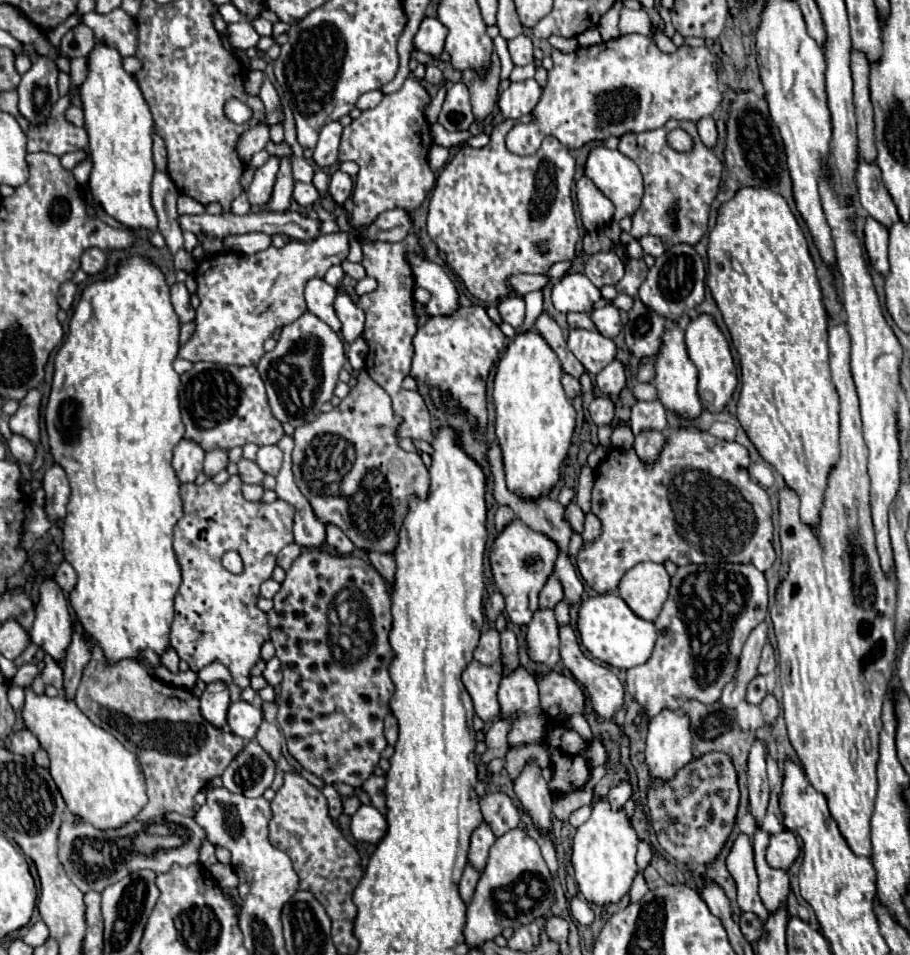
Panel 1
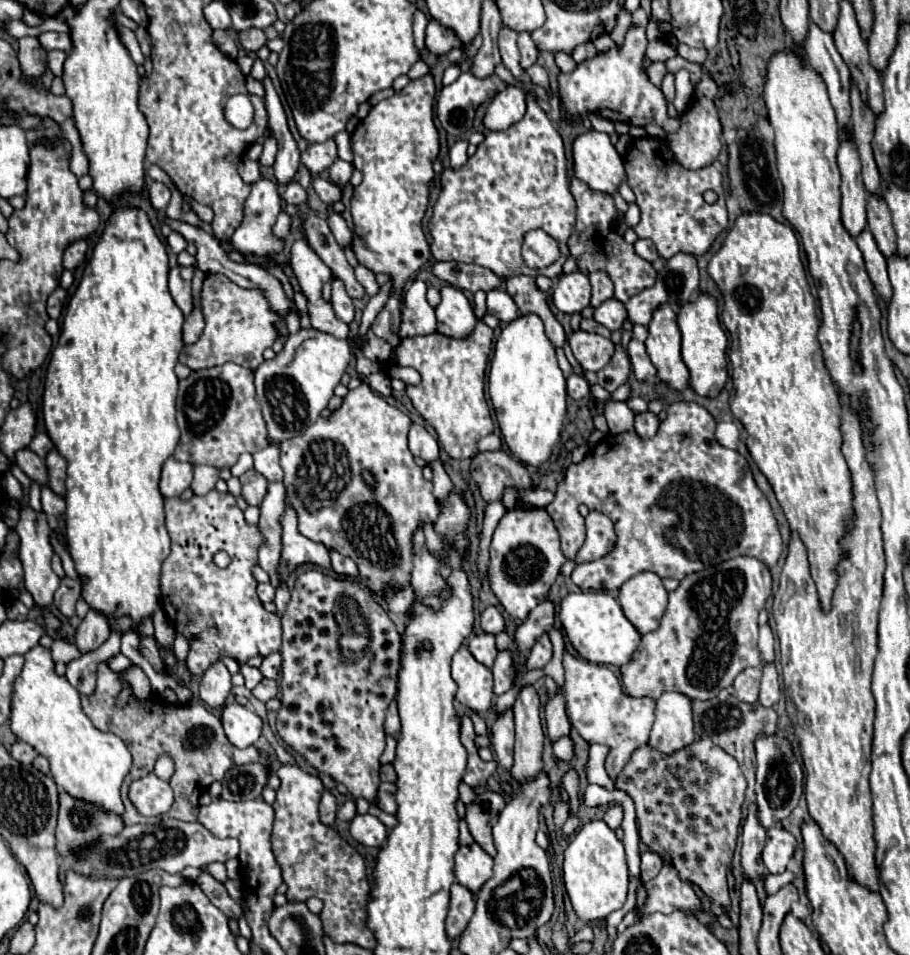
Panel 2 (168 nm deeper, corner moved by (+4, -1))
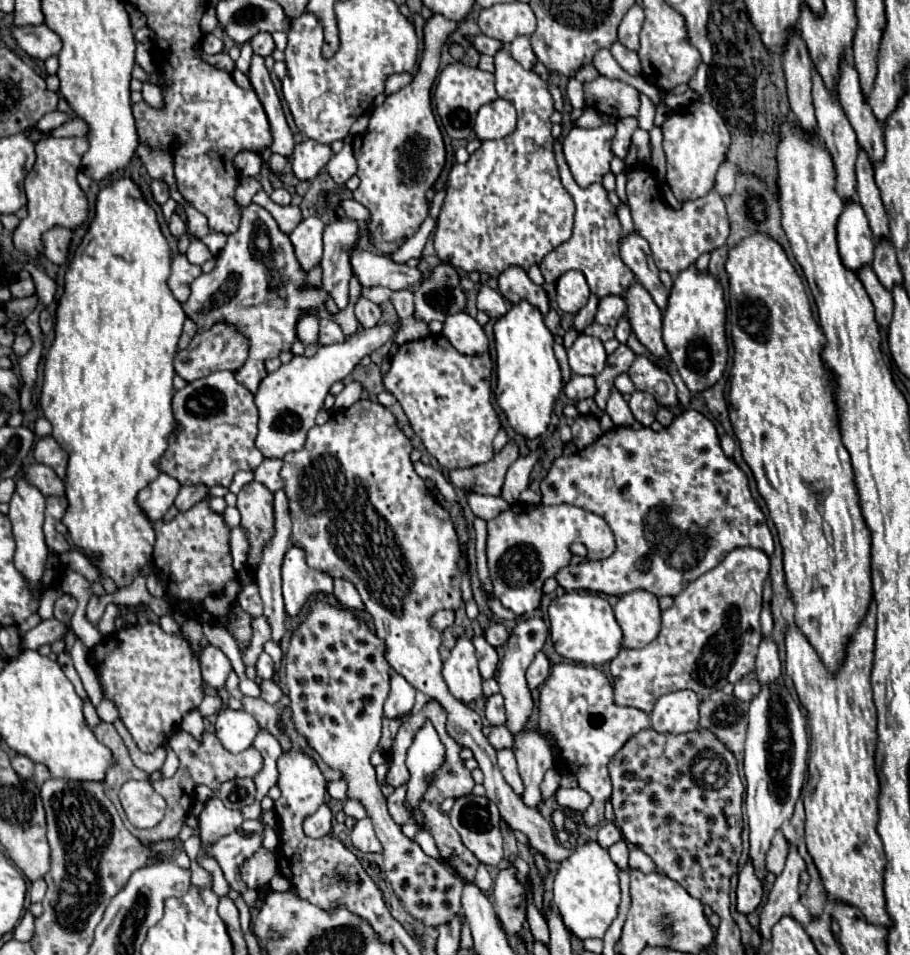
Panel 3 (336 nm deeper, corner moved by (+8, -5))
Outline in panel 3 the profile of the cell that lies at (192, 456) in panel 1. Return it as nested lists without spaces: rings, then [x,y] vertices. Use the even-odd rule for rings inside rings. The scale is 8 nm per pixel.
[[[160,473],[146,489],[138,493],[138,503],[150,521],[158,521],[164,517],[168,507],[174,503],[180,487],[182,485],[174,477]]]

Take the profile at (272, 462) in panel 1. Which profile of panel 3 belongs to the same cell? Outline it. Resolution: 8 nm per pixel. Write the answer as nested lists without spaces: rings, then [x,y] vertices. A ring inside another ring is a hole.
[[[264,459],[262,465],[254,469],[254,479],[274,493],[284,487],[284,481],[280,479],[280,467],[282,459]]]

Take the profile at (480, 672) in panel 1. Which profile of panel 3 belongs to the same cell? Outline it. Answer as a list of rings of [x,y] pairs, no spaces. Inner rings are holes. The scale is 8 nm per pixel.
[[[458,639],[456,647],[450,651],[450,657],[444,661],[442,677],[458,701],[470,705],[482,697],[482,677],[478,673],[472,641]]]

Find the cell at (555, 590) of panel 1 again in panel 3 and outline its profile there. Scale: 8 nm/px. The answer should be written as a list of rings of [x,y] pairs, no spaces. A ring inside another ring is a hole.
[[[530,617],[530,619],[524,619],[520,621],[512,633],[510,633],[510,639],[506,643],[506,651],[504,651],[504,657],[500,661],[500,667],[498,667],[498,683],[500,683],[500,693],[504,695],[504,703],[506,703],[506,727],[518,735],[520,731],[526,729],[528,725],[528,719],[532,715],[532,709],[534,709],[534,701],[532,701],[532,693],[528,689],[528,683],[526,683],[526,669],[528,665],[532,663],[534,655],[544,647],[546,643],[546,637],[548,637],[548,627],[544,623],[542,617]]]

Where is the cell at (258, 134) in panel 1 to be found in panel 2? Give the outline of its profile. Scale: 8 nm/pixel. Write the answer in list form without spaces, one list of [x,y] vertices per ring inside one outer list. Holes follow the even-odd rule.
[[[244,157],[242,163],[240,163],[240,175],[242,175],[242,179],[244,179],[248,185],[256,183],[256,181],[262,177],[260,165],[258,165],[256,161],[250,161],[248,157]]]

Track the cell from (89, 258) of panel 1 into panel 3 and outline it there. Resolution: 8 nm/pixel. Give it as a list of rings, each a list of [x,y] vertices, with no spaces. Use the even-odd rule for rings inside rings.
[[[54,227],[54,229],[46,231],[46,233],[42,235],[42,239],[44,239],[46,259],[52,261],[54,265],[66,263],[68,251],[70,251],[72,231],[70,231],[70,229],[62,229],[62,227]]]

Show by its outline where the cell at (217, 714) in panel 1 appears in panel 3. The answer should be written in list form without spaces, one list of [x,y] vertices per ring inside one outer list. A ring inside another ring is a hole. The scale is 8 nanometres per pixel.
[[[212,645],[204,647],[200,655],[200,667],[202,667],[202,679],[212,691],[218,691],[224,687],[226,677],[232,669],[228,657],[218,647],[212,647]]]

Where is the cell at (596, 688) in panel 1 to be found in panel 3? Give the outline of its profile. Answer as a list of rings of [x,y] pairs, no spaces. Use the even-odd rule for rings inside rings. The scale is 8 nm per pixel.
[[[558,663],[552,667],[548,681],[540,693],[540,729],[550,733],[560,747],[560,773],[568,771],[578,777],[578,785],[592,795],[592,805],[584,811],[584,823],[588,827],[604,821],[604,801],[610,799],[610,775],[608,761],[624,747],[630,735],[650,729],[650,717],[636,707],[618,707],[614,703],[614,691],[606,675],[580,663]]]

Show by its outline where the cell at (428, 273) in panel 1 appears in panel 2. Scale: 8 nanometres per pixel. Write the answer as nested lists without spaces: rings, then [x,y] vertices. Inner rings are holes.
[[[444,287],[440,295],[442,295],[442,303],[436,309],[438,333],[454,339],[464,339],[472,335],[478,317],[466,295],[456,287]]]

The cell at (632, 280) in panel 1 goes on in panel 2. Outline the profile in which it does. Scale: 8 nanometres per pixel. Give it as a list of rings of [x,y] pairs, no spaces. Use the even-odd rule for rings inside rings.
[[[576,177],[570,179],[570,191],[578,203],[578,215],[576,215],[575,231],[569,237],[567,245],[570,256],[574,257],[578,263],[578,271],[586,275],[592,271],[608,273],[608,277],[614,283],[614,297],[620,299],[622,303],[628,303],[630,297],[652,287],[658,275],[656,269],[648,261],[640,259],[634,251],[634,246],[614,231],[612,223],[618,213],[614,199],[608,193],[590,189],[584,181]]]

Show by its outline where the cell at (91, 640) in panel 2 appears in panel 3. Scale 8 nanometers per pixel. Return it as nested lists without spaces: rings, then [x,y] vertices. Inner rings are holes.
[[[106,595],[106,597],[90,597],[90,601],[88,601],[88,607],[86,607],[86,619],[92,623],[92,625],[98,625],[98,621],[100,621],[100,617],[104,615],[104,609],[106,609],[106,605],[110,603],[112,599],[110,599],[110,595]]]

